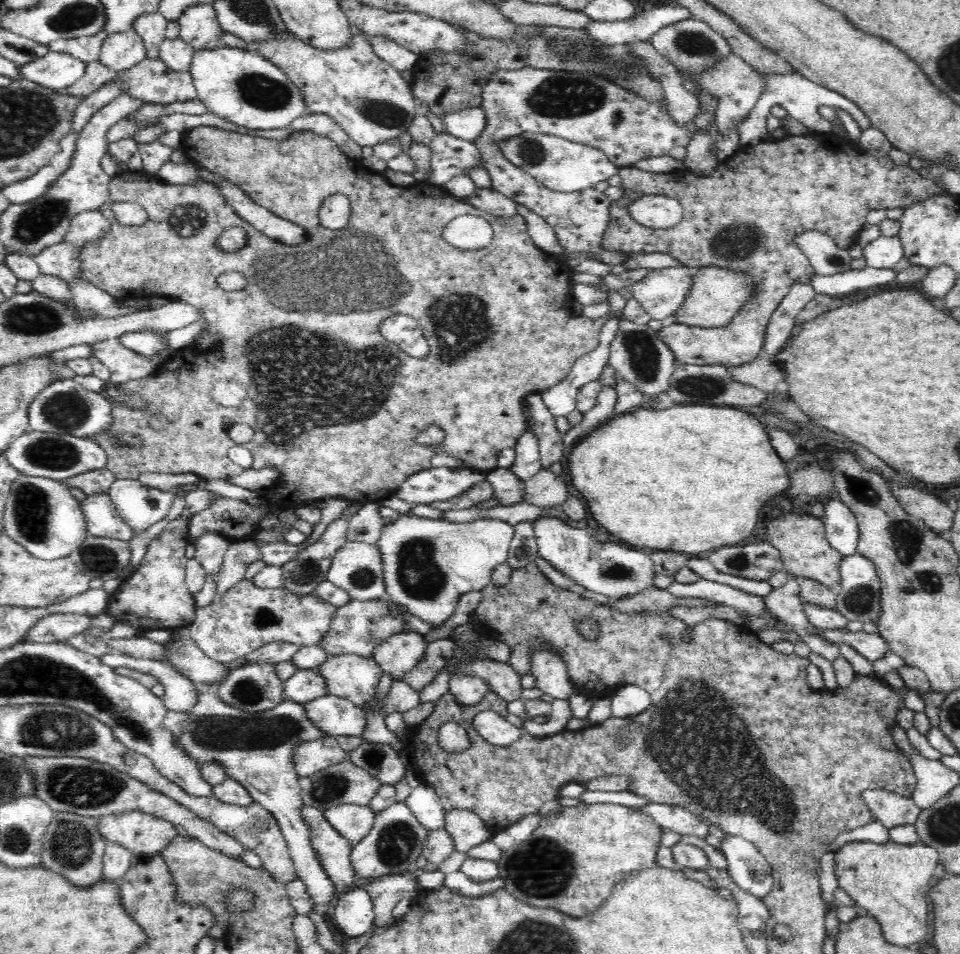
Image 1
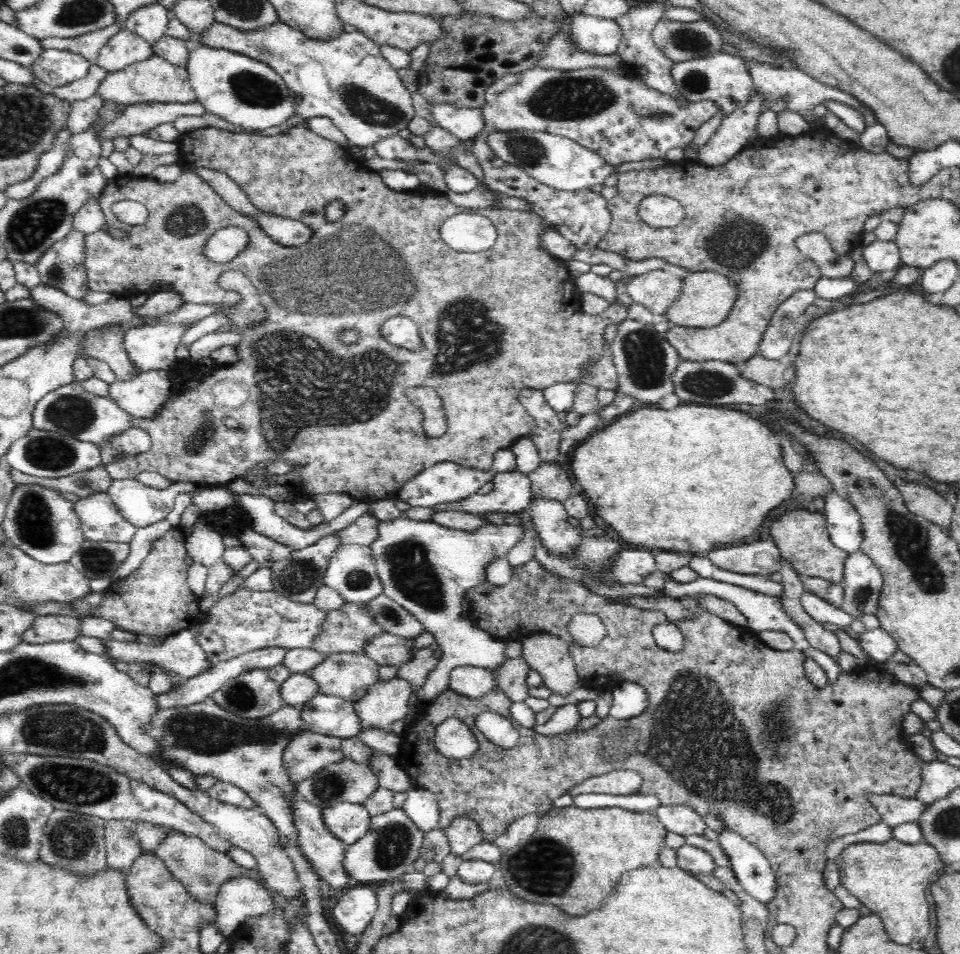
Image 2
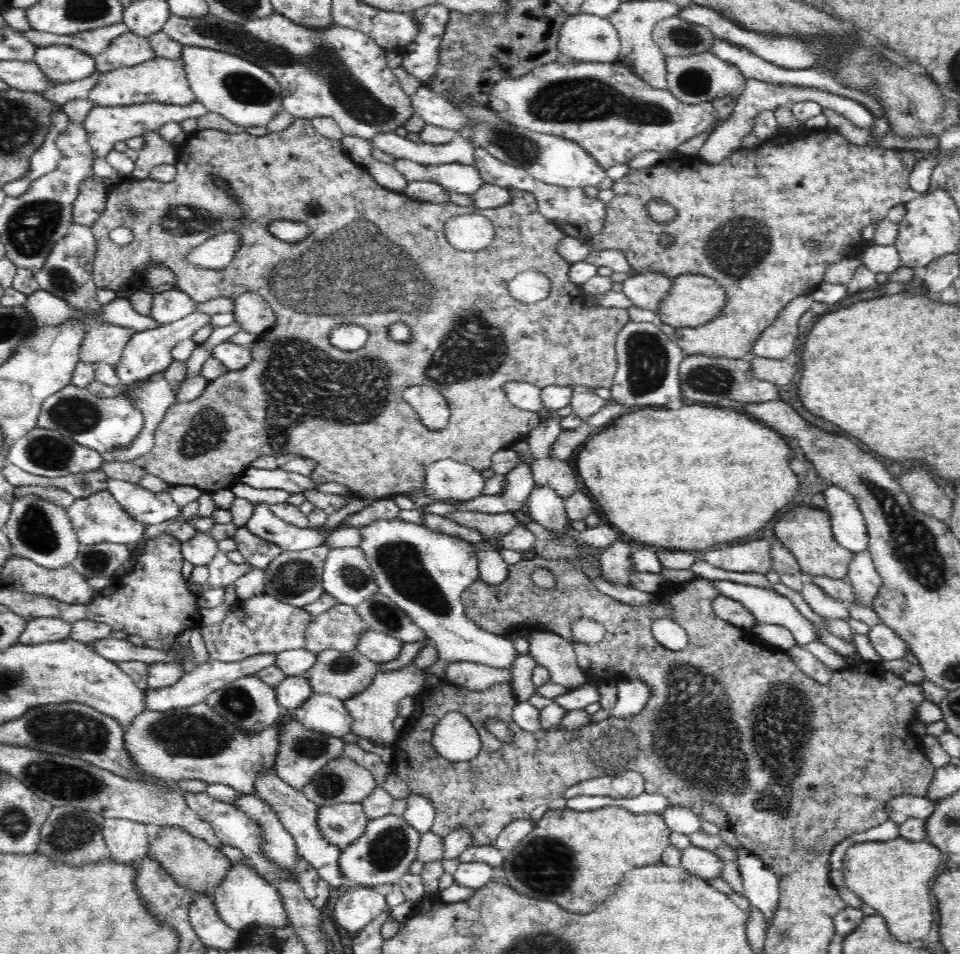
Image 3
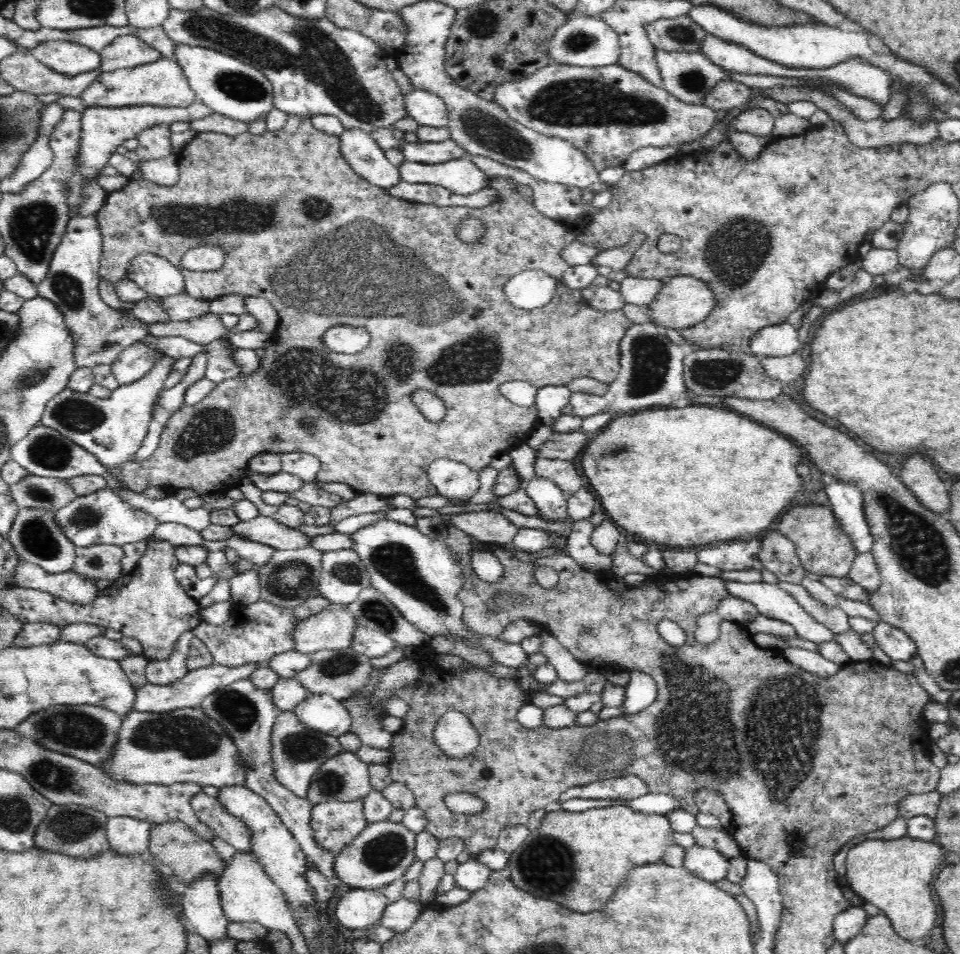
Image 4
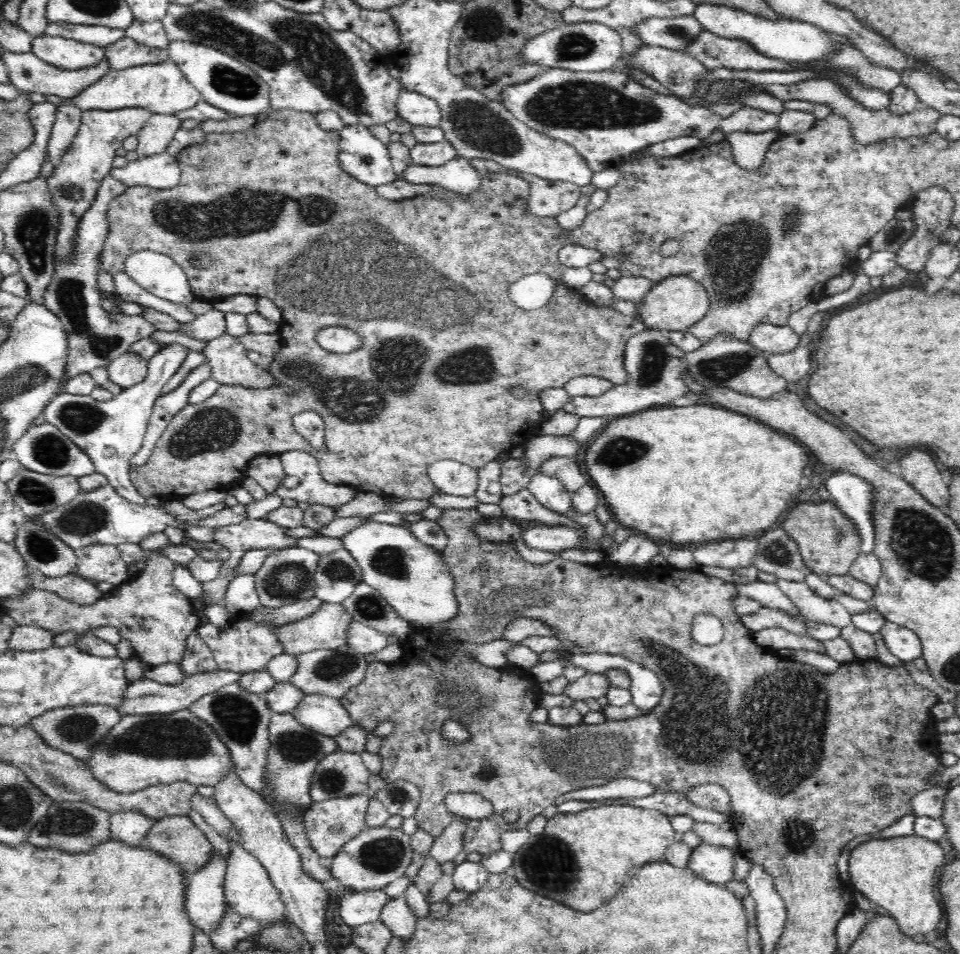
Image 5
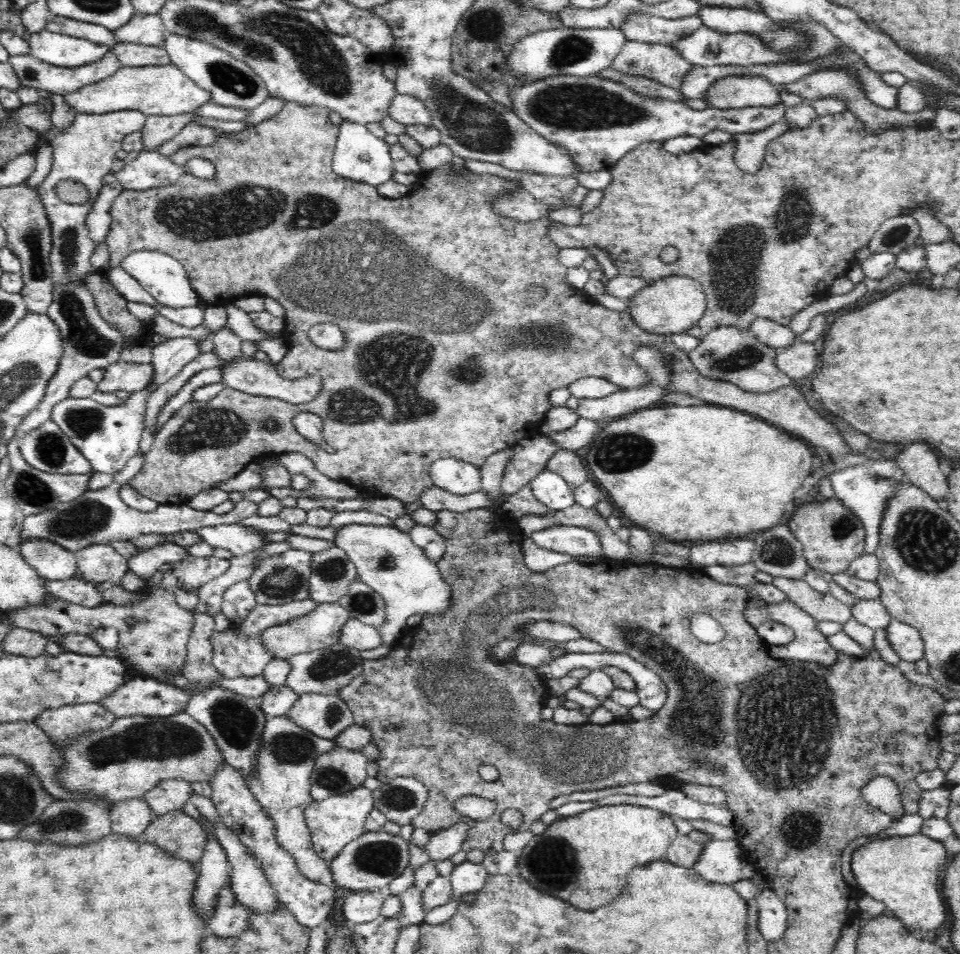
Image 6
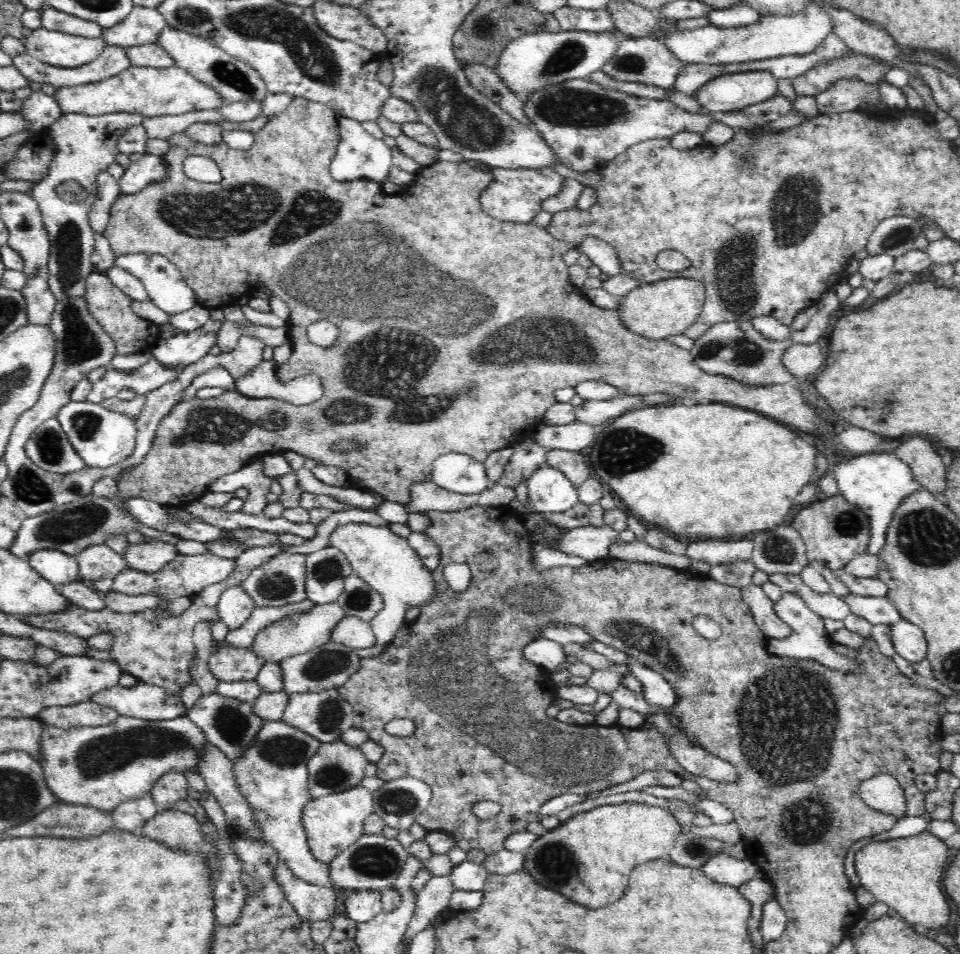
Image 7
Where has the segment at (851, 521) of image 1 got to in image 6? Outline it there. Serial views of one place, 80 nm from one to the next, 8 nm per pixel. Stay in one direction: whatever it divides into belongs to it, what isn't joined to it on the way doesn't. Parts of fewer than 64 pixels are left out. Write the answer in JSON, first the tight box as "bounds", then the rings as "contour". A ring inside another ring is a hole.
{"bounds":[828,460,907,554],"contour":[[[882,460],[882,462],[871,461],[872,464],[860,464],[860,466],[850,466],[840,472],[833,472],[828,476],[834,490],[834,498],[840,500],[850,512],[854,513],[866,532],[864,539],[864,552],[872,554],[878,548],[879,526],[882,522],[882,512],[888,504],[888,500],[895,494],[897,483],[907,482],[904,472],[896,466],[896,460]]]}

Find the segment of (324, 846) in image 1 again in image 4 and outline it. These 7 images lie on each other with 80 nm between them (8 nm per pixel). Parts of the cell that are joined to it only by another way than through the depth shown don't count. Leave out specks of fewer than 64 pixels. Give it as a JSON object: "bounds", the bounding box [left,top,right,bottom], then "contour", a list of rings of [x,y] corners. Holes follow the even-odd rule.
{"bounds":[200,678,337,879],"contour":[[[244,678],[210,693],[201,702],[200,708],[203,708],[210,718],[217,720],[227,730],[227,734],[234,739],[248,767],[247,787],[262,796],[280,817],[284,826],[294,835],[296,842],[300,845],[306,862],[318,869],[326,879],[335,878],[334,861],[337,853],[322,848],[314,838],[311,827],[314,804],[308,798],[296,796],[289,788],[280,784],[274,776],[271,734],[279,711],[276,709],[270,690],[257,688],[249,678]]]}

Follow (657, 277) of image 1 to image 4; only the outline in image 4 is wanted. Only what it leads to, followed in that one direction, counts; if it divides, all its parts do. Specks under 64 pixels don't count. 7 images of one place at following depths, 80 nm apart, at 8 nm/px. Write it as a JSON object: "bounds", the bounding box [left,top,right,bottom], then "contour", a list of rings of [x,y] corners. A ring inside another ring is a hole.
{"bounds":[619,277,664,307],"contour":[[[626,277],[620,285],[619,293],[626,303],[640,307],[650,307],[664,282],[659,278]]]}

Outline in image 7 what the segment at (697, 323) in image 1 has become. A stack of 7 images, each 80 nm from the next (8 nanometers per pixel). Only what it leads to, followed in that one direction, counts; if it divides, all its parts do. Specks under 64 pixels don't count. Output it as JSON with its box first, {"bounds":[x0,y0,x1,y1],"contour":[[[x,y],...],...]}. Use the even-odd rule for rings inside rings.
{"bounds":[618,277,704,340],"contour":[[[672,277],[650,284],[640,284],[622,298],[618,309],[623,323],[632,332],[652,340],[662,340],[685,334],[685,330],[701,315],[704,301],[704,283],[691,278]]]}

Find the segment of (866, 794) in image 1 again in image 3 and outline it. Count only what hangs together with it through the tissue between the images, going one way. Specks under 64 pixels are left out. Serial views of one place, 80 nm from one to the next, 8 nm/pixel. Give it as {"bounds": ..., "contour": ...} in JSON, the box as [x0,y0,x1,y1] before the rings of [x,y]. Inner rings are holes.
{"bounds":[884,795,934,825],"contour":[[[900,795],[884,802],[888,820],[901,825],[909,818],[926,819],[934,810],[934,801],[924,796]]]}

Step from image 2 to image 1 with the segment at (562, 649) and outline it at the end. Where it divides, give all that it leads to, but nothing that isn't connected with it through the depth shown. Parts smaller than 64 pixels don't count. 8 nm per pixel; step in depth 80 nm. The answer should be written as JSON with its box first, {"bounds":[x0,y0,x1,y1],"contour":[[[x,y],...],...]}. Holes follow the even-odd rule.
{"bounds":[531,649,574,699],"contour":[[[542,649],[536,651],[531,658],[534,658],[534,687],[540,689],[542,694],[548,694],[554,699],[568,699],[574,692],[574,685],[568,677],[566,663],[562,661],[560,655]],[[559,658],[559,660],[557,660]]]}

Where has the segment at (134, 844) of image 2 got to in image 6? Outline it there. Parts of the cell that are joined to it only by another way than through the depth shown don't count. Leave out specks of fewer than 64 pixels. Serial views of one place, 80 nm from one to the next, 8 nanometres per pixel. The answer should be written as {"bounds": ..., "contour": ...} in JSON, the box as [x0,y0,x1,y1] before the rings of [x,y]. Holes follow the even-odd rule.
{"bounds":[111,799,157,840],"contour":[[[130,799],[112,805],[111,832],[132,840],[142,840],[142,834],[157,817],[142,799]]]}

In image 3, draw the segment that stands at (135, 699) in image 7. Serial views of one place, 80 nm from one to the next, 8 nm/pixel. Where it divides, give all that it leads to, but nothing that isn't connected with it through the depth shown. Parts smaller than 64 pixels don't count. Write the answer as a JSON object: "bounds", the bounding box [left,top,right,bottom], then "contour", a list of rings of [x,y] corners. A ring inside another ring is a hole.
{"bounds":[146,652,278,712],"contour":[[[266,652],[264,654],[254,654],[254,656],[246,656],[242,660],[236,662],[222,662],[219,660],[209,659],[204,664],[198,664],[196,668],[184,673],[176,684],[166,688],[147,689],[146,706],[150,710],[164,712],[174,708],[188,708],[194,704],[200,704],[206,701],[206,697],[215,690],[224,688],[230,682],[234,682],[241,676],[248,674],[257,674],[263,668],[272,666],[276,662],[278,652]]]}

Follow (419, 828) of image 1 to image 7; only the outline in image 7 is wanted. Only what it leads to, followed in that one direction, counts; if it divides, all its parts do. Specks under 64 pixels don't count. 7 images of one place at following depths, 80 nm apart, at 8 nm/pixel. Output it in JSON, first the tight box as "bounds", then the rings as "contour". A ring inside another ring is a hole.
{"bounds":[329,833,408,891],"contour":[[[364,833],[354,844],[335,856],[329,864],[329,873],[333,884],[346,891],[383,891],[392,887],[394,880],[400,876],[408,851],[397,838],[386,838],[380,834]]]}

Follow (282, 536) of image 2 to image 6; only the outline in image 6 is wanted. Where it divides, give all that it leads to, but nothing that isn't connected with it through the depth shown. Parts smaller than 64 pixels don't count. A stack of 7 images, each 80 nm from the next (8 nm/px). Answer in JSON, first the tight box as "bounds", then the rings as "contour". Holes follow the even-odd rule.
{"bounds":[197,523,268,557],"contour":[[[241,523],[200,528],[197,531],[210,546],[230,550],[232,557],[259,551],[267,544],[265,539],[268,531]]]}

